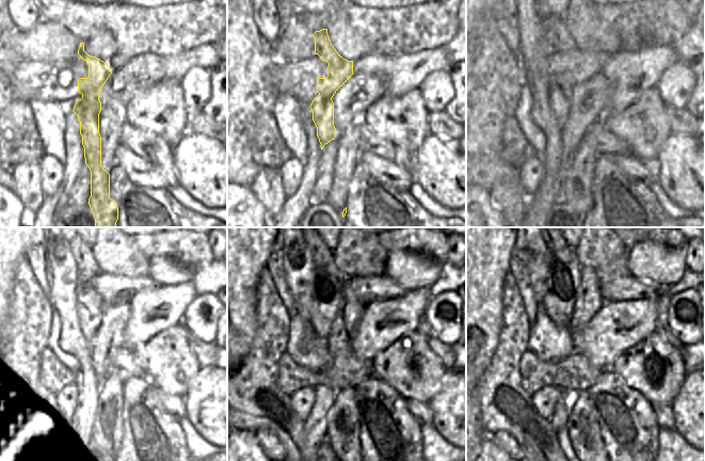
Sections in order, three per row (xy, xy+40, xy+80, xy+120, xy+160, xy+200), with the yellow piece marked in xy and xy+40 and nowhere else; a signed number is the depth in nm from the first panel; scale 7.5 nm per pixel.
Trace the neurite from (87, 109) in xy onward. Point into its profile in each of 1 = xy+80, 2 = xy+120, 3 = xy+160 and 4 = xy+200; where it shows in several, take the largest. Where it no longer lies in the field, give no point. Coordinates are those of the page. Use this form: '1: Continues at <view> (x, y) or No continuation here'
1: Continues at xy+80 (581, 66)
2: Continues at xy+120 (89, 307)
3: Continues at xy+160 (323, 308)
4: Continues at xy+200 (564, 267)

